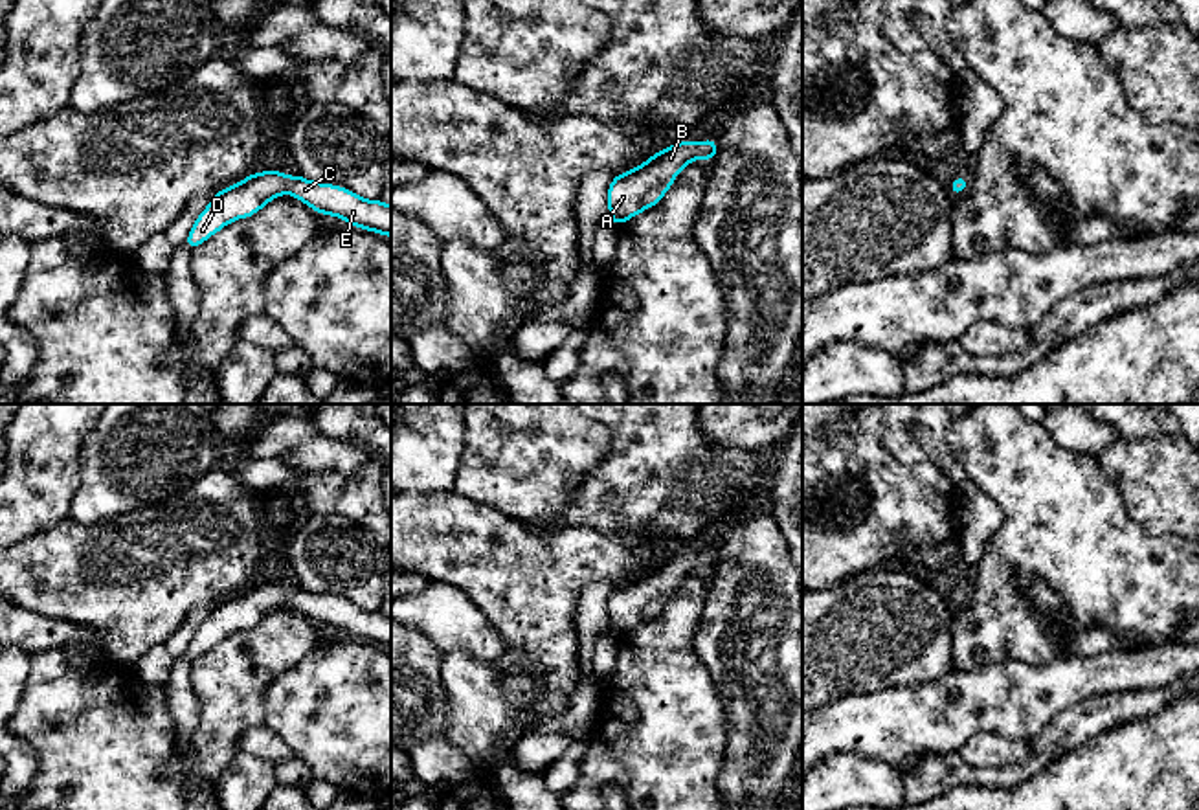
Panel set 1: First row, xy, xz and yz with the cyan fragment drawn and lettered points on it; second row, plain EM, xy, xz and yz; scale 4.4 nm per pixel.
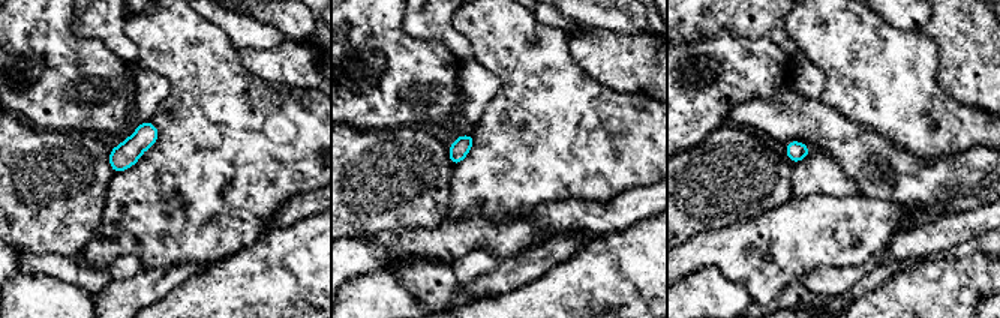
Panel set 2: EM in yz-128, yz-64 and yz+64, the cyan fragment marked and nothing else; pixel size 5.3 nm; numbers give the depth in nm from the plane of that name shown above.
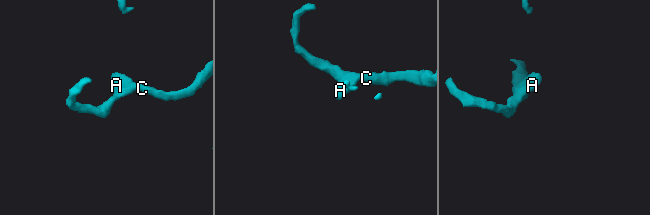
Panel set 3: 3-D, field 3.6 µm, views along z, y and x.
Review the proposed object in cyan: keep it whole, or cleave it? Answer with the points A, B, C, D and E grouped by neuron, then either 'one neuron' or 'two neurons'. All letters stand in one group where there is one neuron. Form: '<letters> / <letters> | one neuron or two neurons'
A B C D E | one neuron

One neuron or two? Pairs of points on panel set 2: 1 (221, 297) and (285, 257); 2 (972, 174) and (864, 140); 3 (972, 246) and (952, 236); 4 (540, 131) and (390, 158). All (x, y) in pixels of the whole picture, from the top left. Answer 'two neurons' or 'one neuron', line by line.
1: one neuron
2: one neuron
3: two neurons
4: two neurons

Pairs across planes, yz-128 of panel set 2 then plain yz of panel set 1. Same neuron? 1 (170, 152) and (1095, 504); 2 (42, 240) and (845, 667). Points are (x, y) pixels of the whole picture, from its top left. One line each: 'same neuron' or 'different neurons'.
1: same neuron
2: same neuron

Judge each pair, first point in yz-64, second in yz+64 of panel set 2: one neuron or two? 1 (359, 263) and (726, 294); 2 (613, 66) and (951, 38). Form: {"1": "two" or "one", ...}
{"1": "two", "2": "one"}

